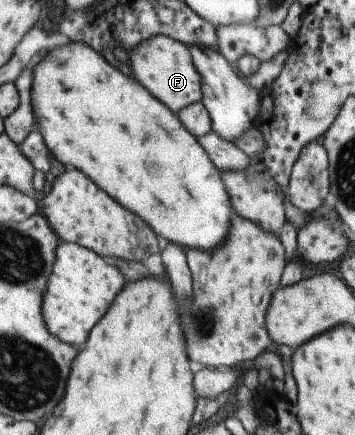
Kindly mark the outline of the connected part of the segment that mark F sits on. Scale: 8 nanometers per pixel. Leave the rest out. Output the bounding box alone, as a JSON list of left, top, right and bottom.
[128,36,201,115]

